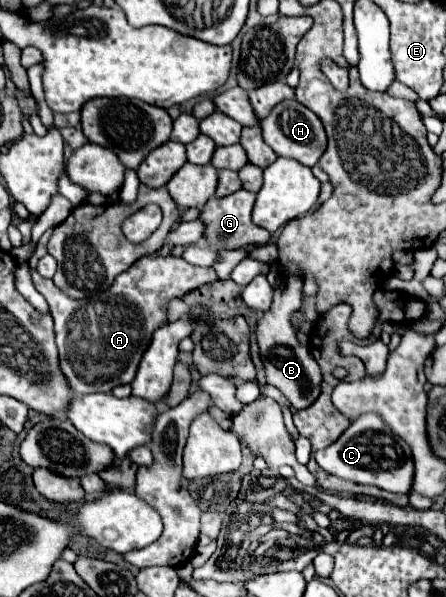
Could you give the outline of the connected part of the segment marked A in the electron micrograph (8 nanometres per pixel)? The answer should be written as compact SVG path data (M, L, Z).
M144 255L140 257L128 271L118 275L118 281L114 285L90 299L80 299L74 301L62 293L52 279L42 277L36 269L30 267L30 275L34 281L34 287L44 295L44 299L50 305L54 325L56 325L56 345L60 351L60 367L72 387L74 393L110 393L116 385L130 383L136 375L138 363L150 343L150 335L154 327L166 323L166 303L172 297L182 297L182 293L192 291L194 287L202 287L202 283L210 283L216 279L216 273L212 267L198 267L182 257L174 255Z

